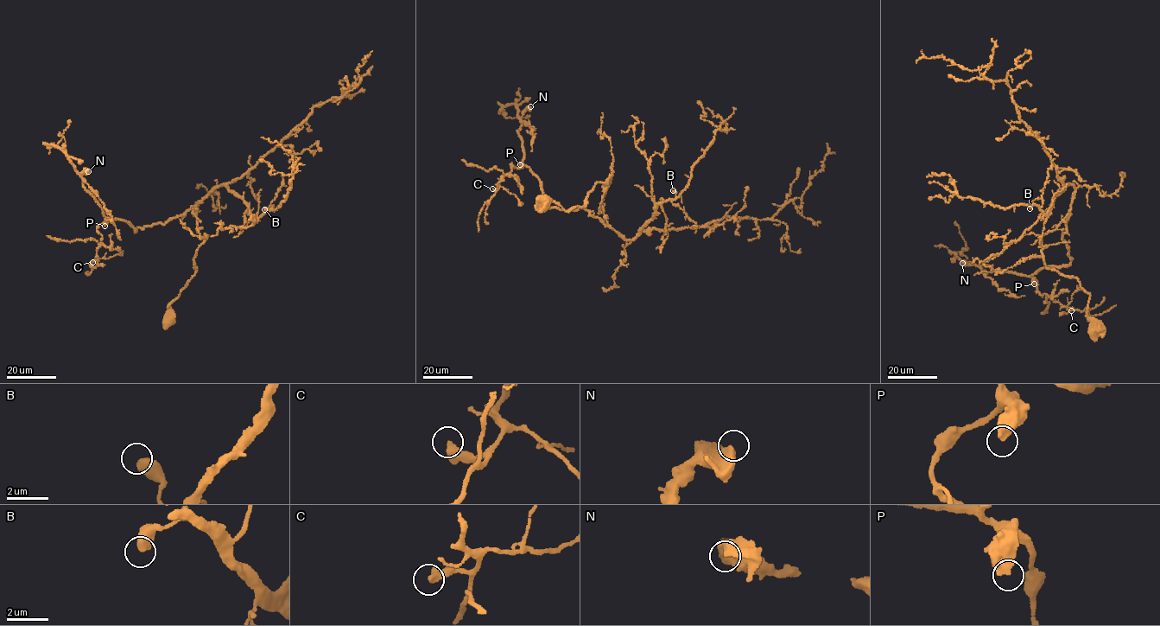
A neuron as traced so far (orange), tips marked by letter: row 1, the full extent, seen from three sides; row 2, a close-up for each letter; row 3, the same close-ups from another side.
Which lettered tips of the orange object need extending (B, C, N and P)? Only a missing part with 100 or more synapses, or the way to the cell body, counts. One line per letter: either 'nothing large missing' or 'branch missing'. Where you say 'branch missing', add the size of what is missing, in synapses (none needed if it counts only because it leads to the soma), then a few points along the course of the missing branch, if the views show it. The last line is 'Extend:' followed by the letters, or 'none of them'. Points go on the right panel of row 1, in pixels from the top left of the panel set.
B: nothing large missing
C: nothing large missing
N: nothing large missing
P: nothing large missing
Extend: none of them

